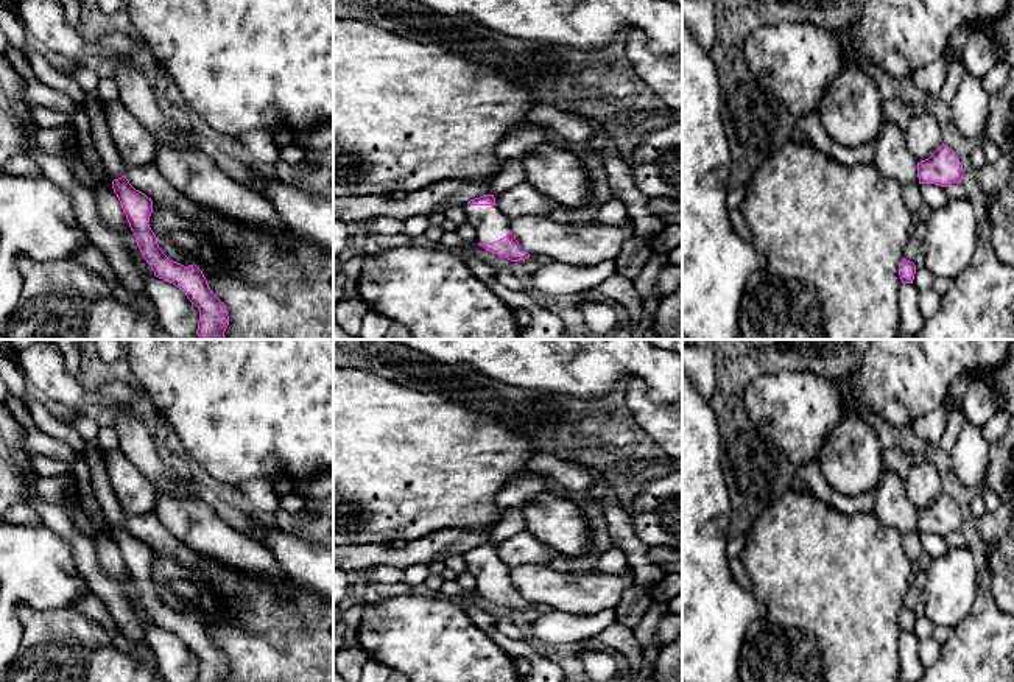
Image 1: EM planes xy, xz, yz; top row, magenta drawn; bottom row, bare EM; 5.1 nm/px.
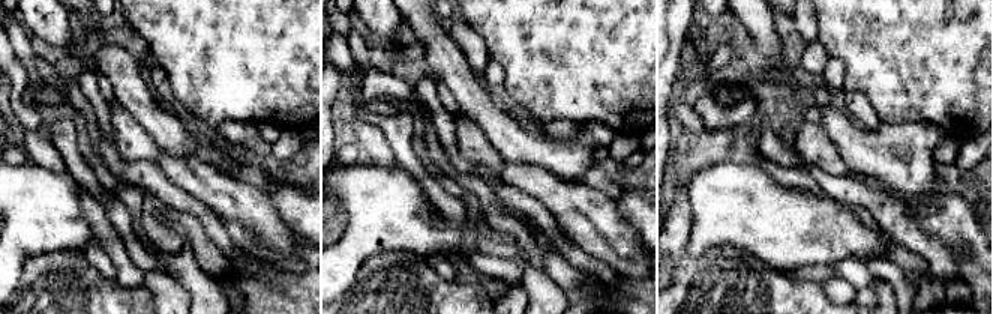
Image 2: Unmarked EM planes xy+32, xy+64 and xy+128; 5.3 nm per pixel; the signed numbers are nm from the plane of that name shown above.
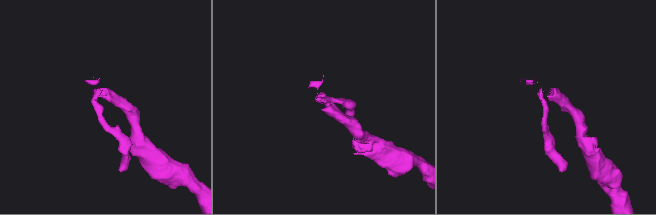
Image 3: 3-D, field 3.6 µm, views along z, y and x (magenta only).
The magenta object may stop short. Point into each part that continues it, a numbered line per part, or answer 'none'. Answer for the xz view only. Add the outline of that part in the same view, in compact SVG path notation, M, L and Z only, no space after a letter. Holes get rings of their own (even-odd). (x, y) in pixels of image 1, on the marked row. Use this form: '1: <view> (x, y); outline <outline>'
1: xz (491, 224); outline M464 206L466 220L477 230L477 243L494 243L509 234L511 220L497 206Z

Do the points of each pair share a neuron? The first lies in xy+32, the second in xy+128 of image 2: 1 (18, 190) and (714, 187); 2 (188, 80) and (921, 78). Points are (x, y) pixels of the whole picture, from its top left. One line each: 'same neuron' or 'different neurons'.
1: same neuron
2: same neuron

